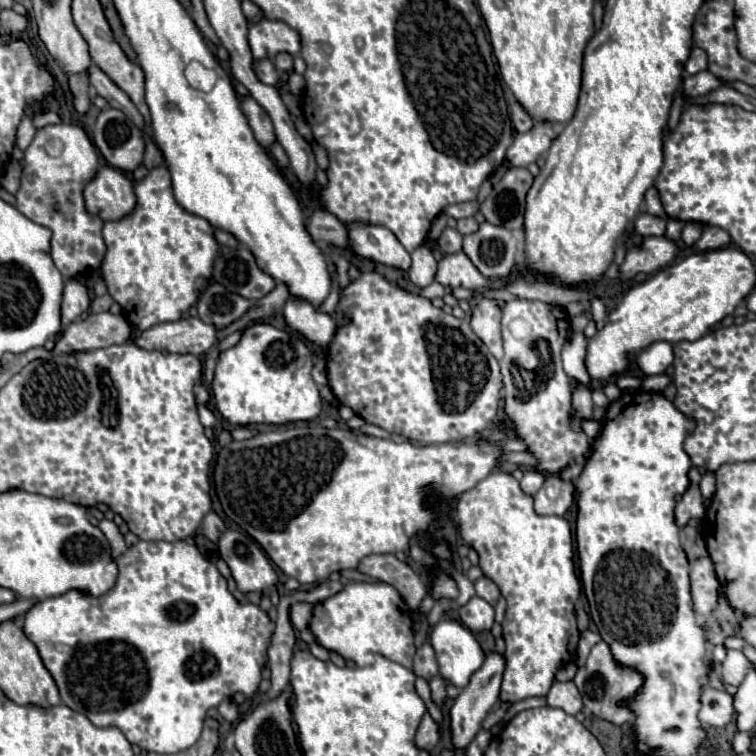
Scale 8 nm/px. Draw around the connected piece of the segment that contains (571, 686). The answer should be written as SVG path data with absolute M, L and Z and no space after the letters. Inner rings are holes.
M555 681L545 699L547 699L549 707L559 707L569 715L577 715L583 709L581 695L579 695L575 683L571 683L571 681L567 681L567 683Z

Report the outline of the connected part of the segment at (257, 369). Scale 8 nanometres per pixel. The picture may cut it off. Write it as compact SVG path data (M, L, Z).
M253 323L243 331L235 347L219 353L213 379L215 405L231 425L311 421L321 413L323 405L311 369L311 351L301 337L269 323Z

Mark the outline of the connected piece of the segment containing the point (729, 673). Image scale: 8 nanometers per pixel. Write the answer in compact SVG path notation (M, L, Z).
M727 651L727 657L723 661L723 681L729 685L741 685L743 677L747 675L751 663L745 659L745 655L741 651Z

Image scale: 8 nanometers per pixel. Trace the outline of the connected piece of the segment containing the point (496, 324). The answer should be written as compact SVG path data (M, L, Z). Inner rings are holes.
M473 299L473 317L471 329L475 335L489 347L489 351L501 359L503 357L503 341L501 341L501 301L495 299Z

